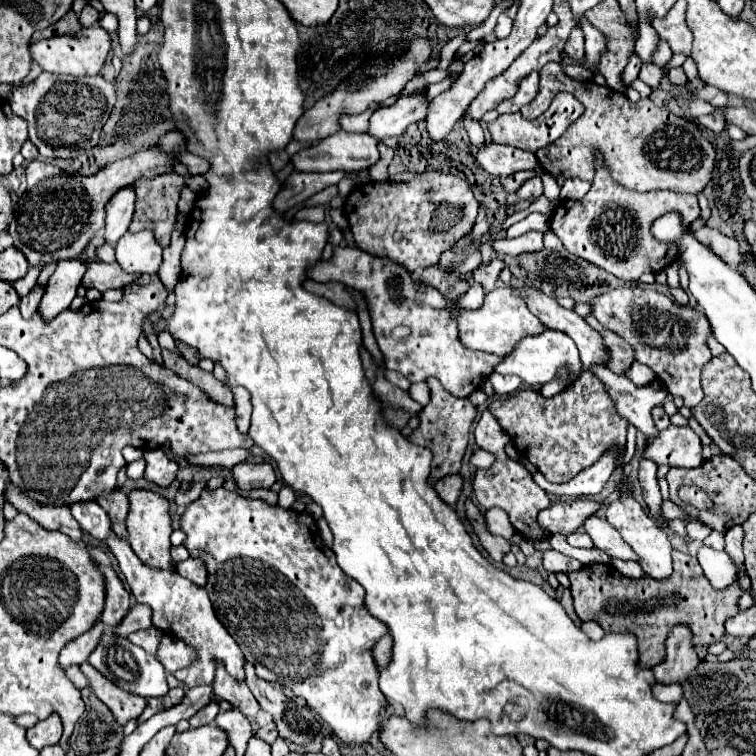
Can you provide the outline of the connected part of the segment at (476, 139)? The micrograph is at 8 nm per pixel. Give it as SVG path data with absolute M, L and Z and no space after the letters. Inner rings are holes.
M467 118L467 120L465 120L465 128L467 128L467 134L469 134L469 138L471 138L471 144L473 144L475 148L483 148L483 146L485 146L485 136L483 136L483 130L481 130L479 122Z

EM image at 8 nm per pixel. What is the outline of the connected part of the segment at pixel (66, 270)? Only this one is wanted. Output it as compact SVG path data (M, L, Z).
M87 254L57 262L57 270L49 278L45 296L39 304L39 312L45 320L51 320L61 310L71 306L73 298L77 296L77 288L85 276L85 268L87 268Z

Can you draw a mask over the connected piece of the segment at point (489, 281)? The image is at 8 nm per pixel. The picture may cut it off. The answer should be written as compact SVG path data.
M501 258L491 260L489 264L485 264L485 266L481 266L481 268L477 268L477 270L473 272L473 282L481 284L485 292L491 292L491 290L493 290L493 284L495 284L495 280L497 280L497 276L499 276L499 272L503 270L503 266L505 266L505 264L503 264Z

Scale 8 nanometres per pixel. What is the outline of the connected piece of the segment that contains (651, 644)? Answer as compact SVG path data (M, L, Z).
M673 550L673 574L665 580L649 580L649 578L625 578L621 576L611 564L593 564L593 566L583 566L577 572L569 574L571 580L571 594L575 602L575 612L581 622L597 622L605 630L605 634L611 632L633 632L637 636L637 650L639 650L639 668L653 668L665 658L665 640L673 626L685 624L691 634L693 634L693 644L695 646L709 646L715 644L723 634L723 622L737 614L737 598L741 596L739 586L733 586L729 590L715 590L709 580L705 578L699 562L695 556L683 554Z

